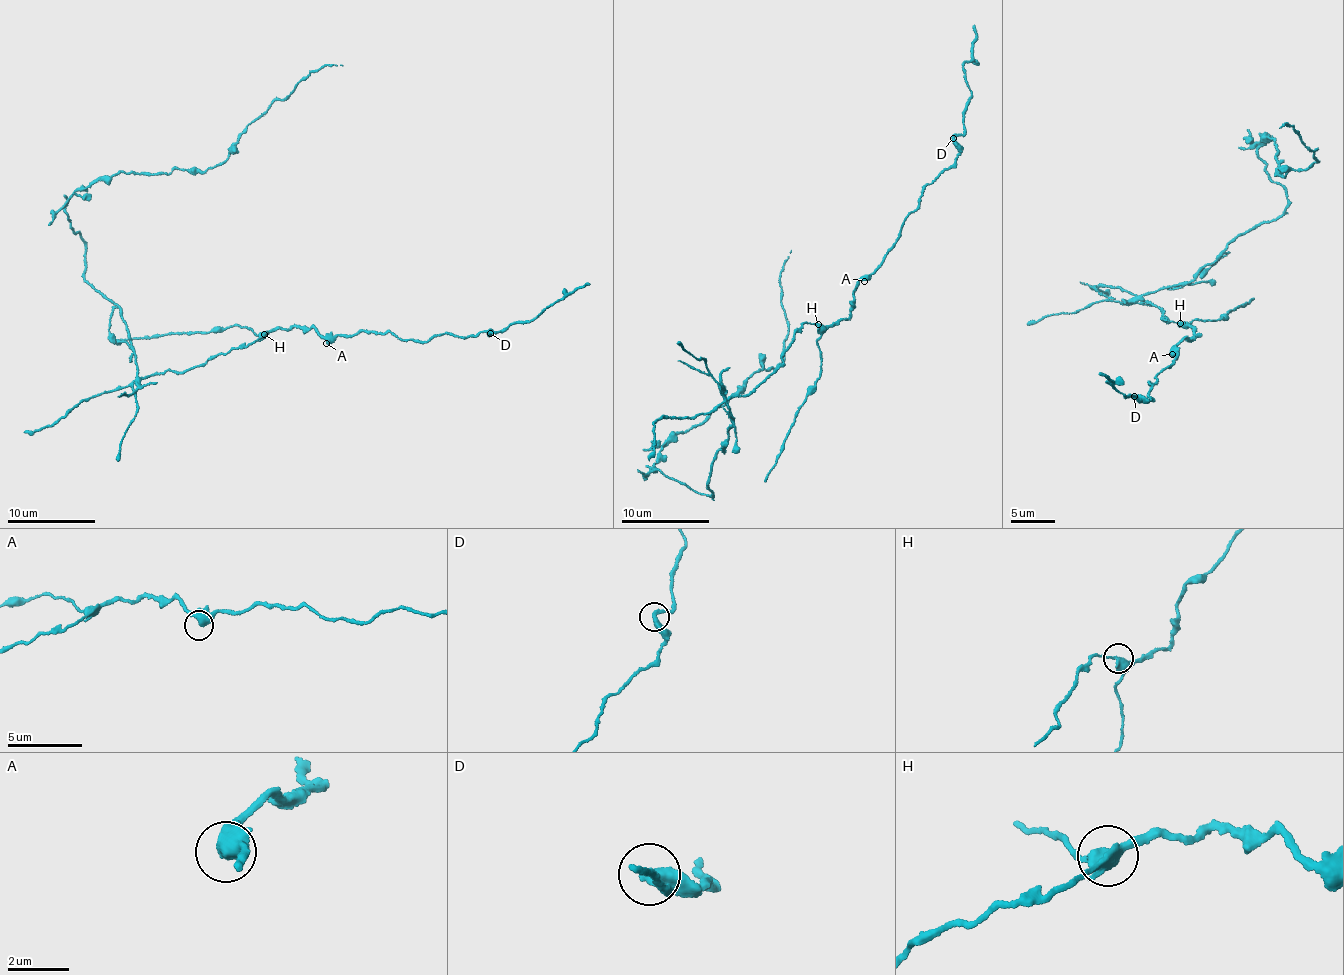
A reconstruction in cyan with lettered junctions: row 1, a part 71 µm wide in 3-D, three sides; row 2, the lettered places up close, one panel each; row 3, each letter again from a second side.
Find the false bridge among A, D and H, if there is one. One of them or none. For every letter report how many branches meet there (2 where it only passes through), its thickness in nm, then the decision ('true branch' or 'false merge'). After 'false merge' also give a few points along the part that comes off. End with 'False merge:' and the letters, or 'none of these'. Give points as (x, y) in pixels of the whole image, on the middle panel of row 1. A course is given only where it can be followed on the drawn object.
A: 3 branches meet; 340 nm thick; true branch
D: 2 branches meet; 340 nm thick; true branch
H: 3 branches meet; 340 nm thick; false merge; foreign part runs (819, 325), (794, 332), (752, 393), (726, 394), (712, 495), (653, 468), (676, 433), (781, 363), (791, 251)
False merge: H

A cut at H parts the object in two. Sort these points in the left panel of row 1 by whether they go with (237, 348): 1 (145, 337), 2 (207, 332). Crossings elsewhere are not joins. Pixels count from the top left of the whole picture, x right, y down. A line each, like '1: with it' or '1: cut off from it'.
1: cut off from it
2: cut off from it

